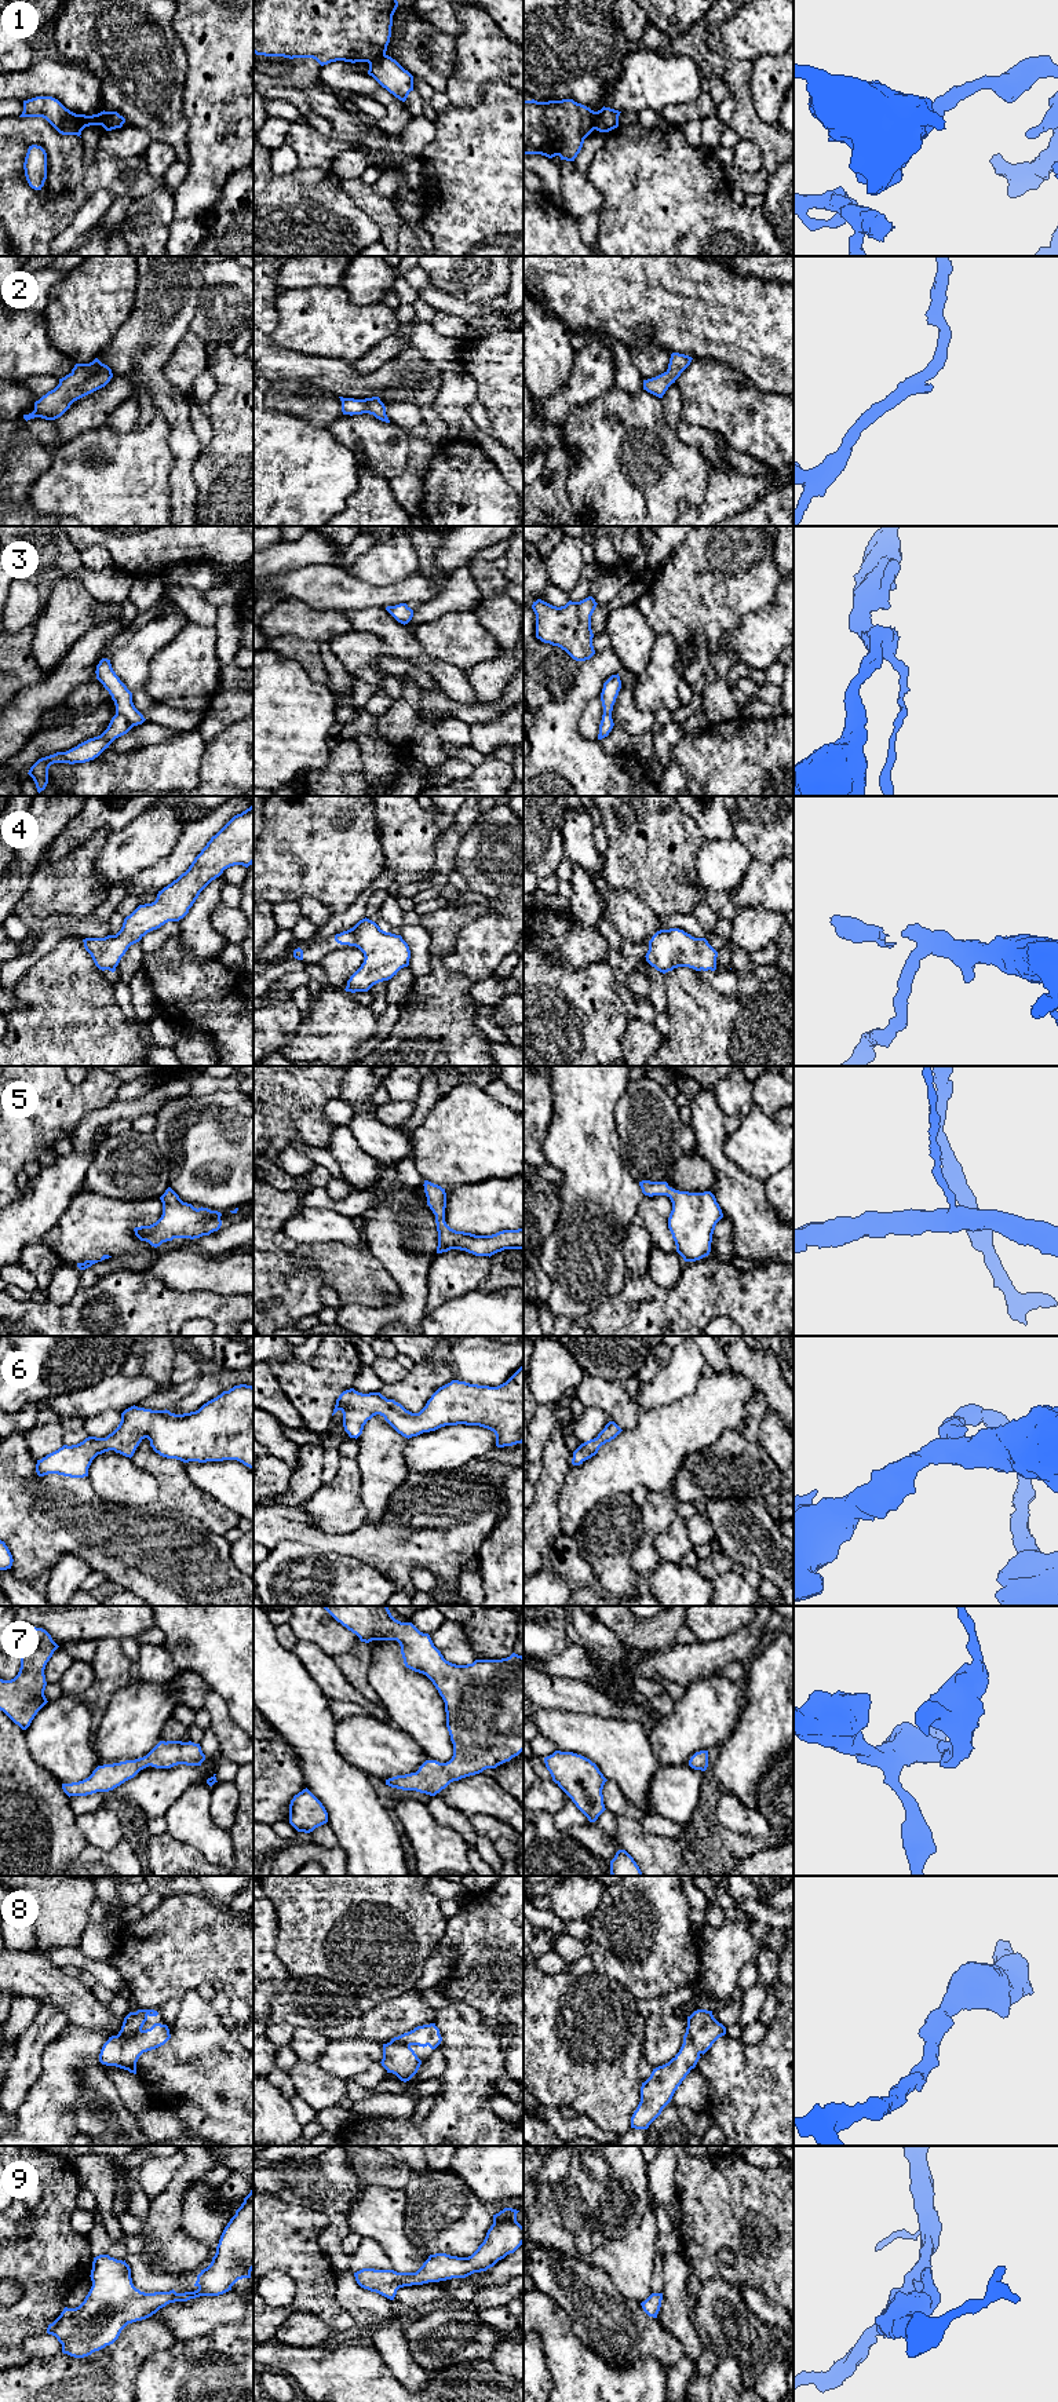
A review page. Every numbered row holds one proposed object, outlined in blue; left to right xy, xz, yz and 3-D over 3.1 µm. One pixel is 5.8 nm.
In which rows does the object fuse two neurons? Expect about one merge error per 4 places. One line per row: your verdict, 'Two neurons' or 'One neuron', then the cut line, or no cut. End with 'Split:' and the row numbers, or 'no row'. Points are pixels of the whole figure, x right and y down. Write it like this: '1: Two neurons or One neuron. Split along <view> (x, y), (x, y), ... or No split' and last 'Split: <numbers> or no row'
1: Two neurons. Split along yz (597, 112), (594, 128)
2: One neuron. No split
3: Two neurons. Split along xy (116, 711), (134, 725)
4: One neuron. No split
5: One neuron. No split
6: One neuron. No split
7: One neuron. No split
8: One neuron. No split
9: One neuron. No split
Split: 1, 3

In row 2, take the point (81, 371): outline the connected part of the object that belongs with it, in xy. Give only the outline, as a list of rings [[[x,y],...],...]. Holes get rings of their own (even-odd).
[[[95,358],[90,364],[76,364],[69,375],[59,379],[59,384],[34,402],[34,410],[23,415],[28,421],[34,417],[55,420],[61,417],[70,405],[105,387],[113,377],[112,369]]]

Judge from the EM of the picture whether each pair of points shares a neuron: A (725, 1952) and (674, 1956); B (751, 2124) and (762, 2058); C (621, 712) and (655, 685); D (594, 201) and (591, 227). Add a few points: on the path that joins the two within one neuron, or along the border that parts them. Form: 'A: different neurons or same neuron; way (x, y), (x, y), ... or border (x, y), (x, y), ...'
A: different neurons; border (700, 1938), (700, 1975), (696, 1982)
B: same neuron; way (762, 2107), (762, 2074)
C: different neurons; border (633, 687), (635, 704), (642, 709), (653, 712)
D: different neurons; border (598, 211), (590, 211), (577, 221)

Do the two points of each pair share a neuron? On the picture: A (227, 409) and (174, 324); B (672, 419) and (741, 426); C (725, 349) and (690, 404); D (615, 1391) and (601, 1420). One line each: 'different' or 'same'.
A: different
B: different
C: different
D: different

